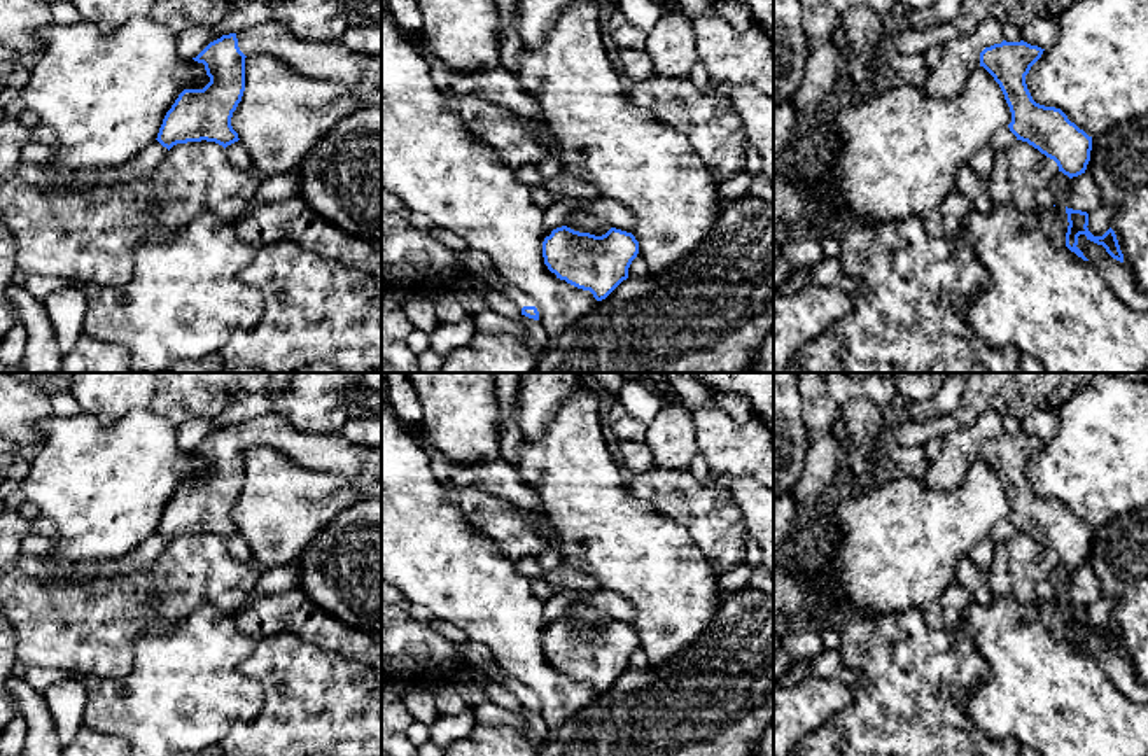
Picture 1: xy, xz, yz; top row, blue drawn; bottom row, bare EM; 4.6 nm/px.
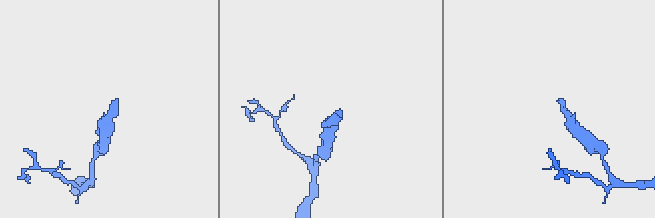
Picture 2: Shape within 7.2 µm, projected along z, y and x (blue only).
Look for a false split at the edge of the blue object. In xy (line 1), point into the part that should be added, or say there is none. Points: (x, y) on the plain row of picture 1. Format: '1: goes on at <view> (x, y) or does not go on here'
1: goes on at xy (331, 454)

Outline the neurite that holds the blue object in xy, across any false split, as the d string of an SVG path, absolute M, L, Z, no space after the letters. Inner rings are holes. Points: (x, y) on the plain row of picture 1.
M268 413L222 427L192 450L205 457L210 474L178 486L156 532L168 542L187 534L206 532L224 541L238 534L231 509L245 483L245 450L250 444L270 444L308 471L359 483L382 480L382 446L355 444L341 432L301 432L287 416Z

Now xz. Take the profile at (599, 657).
M567 618L556 620L542 634L544 656L556 670L606 691L623 672L639 646L632 625L611 620L595 628Z

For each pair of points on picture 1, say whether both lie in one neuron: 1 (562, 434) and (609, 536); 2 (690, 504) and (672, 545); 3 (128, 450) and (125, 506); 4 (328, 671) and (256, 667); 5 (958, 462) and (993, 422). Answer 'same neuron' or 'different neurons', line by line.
1: same neuron
2: different neurons
3: same neuron
4: same neuron
5: same neuron

